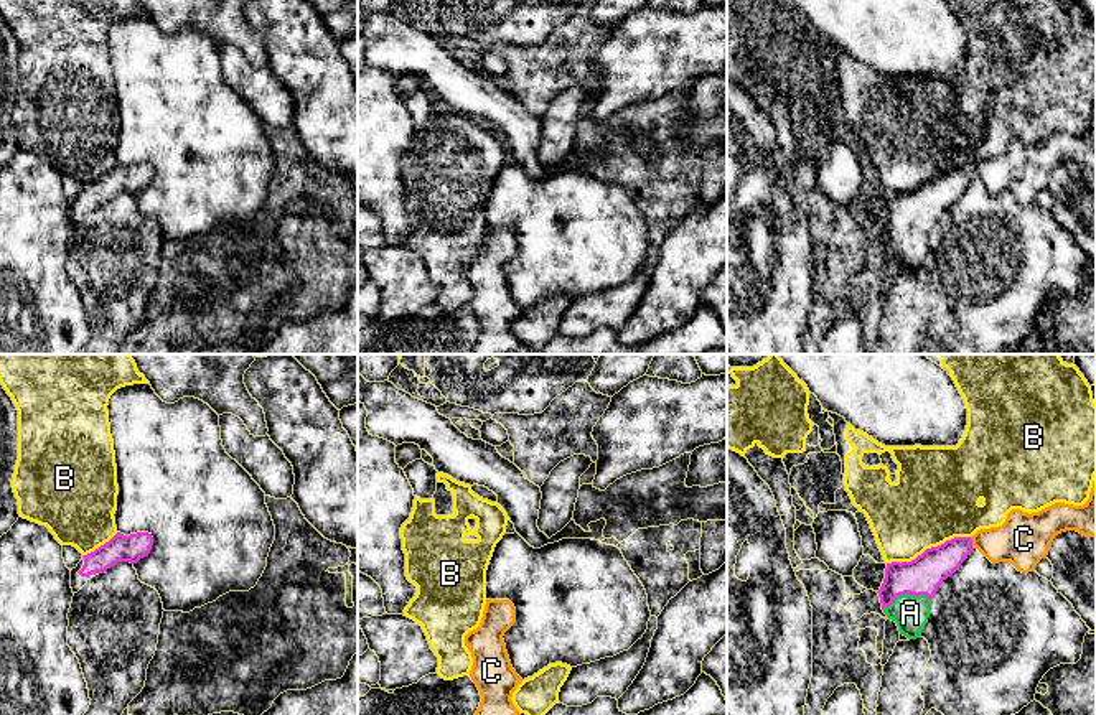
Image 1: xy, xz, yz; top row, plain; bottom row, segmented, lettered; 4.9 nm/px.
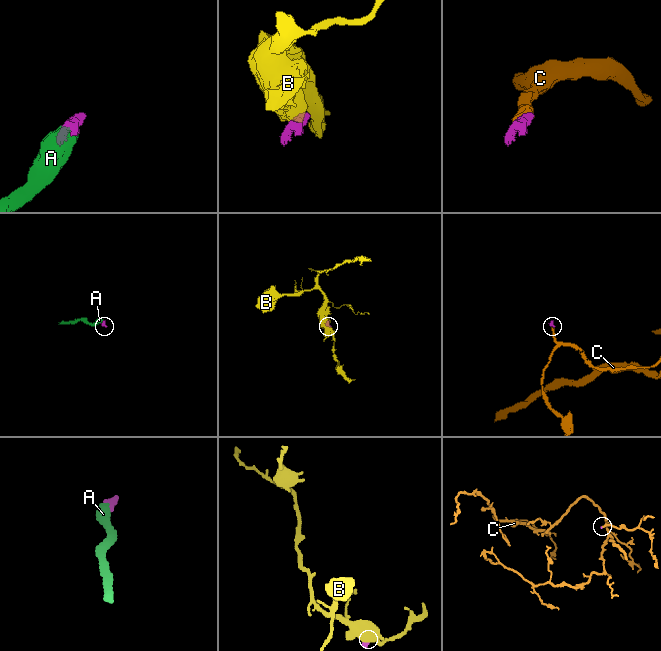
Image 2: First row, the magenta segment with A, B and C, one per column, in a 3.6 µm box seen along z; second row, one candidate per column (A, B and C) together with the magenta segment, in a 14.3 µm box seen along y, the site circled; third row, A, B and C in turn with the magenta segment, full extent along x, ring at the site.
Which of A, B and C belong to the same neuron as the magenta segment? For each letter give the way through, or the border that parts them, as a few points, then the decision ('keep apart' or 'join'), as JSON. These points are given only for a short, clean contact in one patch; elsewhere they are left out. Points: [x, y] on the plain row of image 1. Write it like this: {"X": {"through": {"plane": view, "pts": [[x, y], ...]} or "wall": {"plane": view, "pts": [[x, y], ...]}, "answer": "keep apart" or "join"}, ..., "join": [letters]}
{"A": {"answer": "join"}, "B": {"wall": {"plane": "yz", "pts": [[971, 167], [955, 167], [927, 178], [910, 191], [887, 195]]}, "answer": "keep apart"}, "C": {"through": {"plane": "yz", "pts": [[928, 201], [971, 173], [1012, 173], [1022, 170]]}, "answer": "join"}, "join": ["A", "C"]}

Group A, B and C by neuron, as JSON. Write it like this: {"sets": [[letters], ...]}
{"sets": [["A", "C"], ["B"]]}

